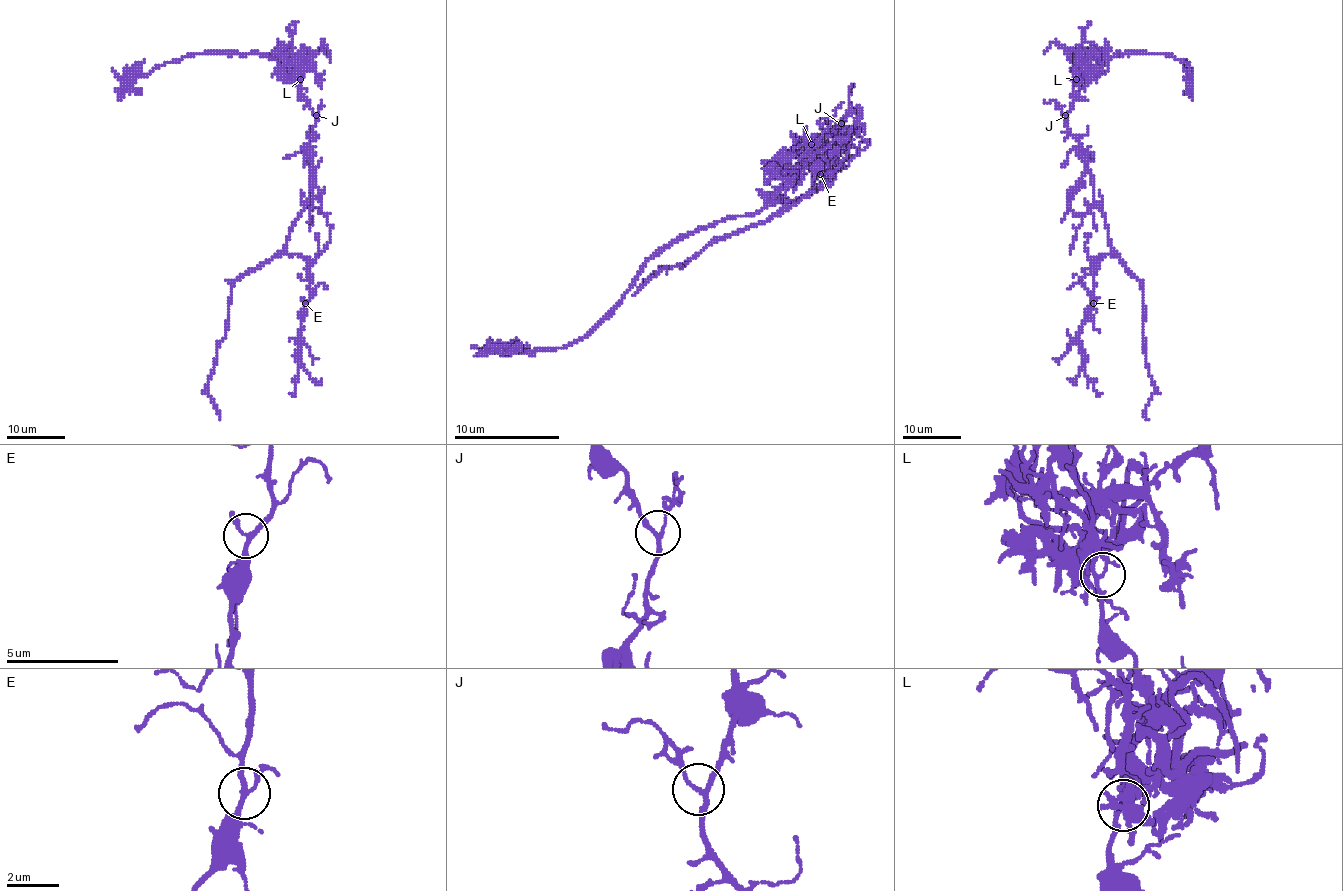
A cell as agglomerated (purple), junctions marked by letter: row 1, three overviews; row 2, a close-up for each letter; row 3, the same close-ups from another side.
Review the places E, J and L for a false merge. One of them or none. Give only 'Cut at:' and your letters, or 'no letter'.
Cut at: L

